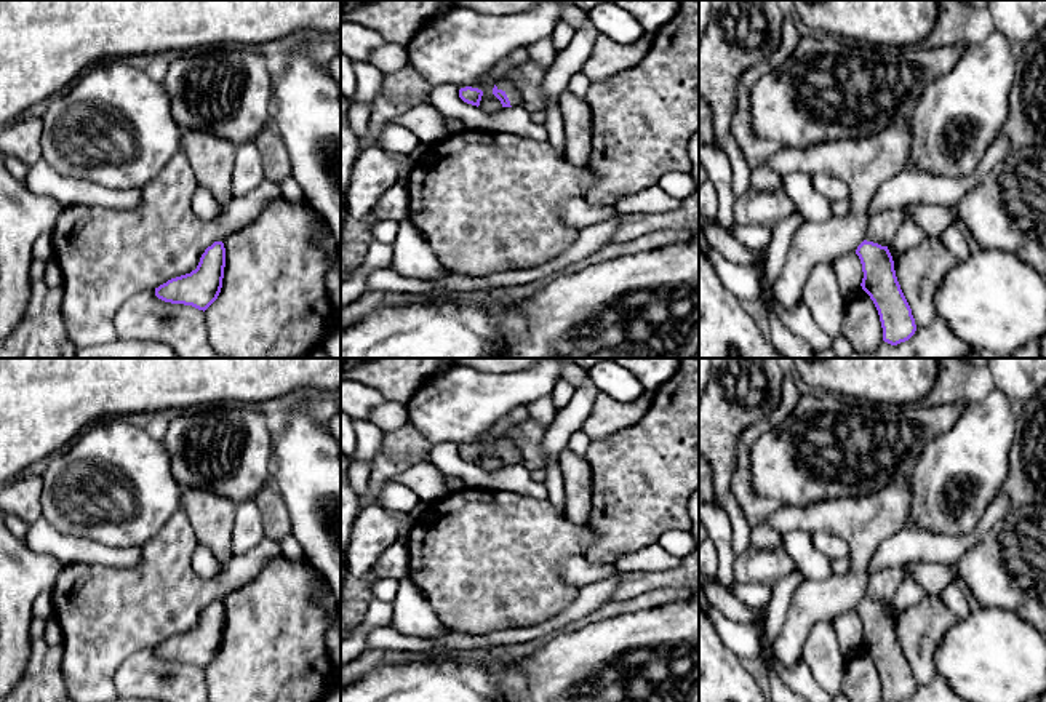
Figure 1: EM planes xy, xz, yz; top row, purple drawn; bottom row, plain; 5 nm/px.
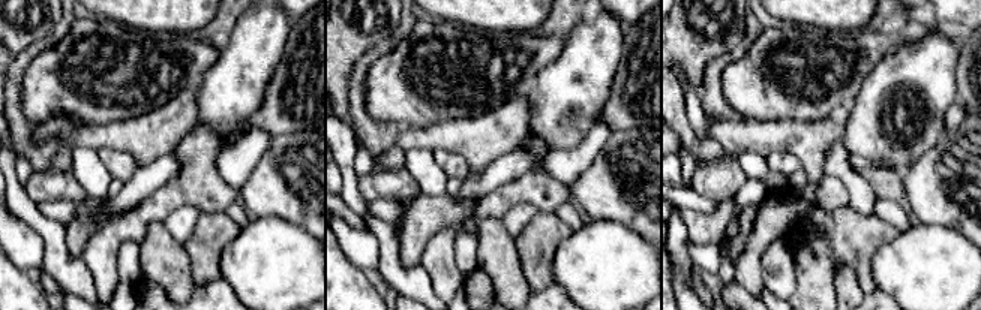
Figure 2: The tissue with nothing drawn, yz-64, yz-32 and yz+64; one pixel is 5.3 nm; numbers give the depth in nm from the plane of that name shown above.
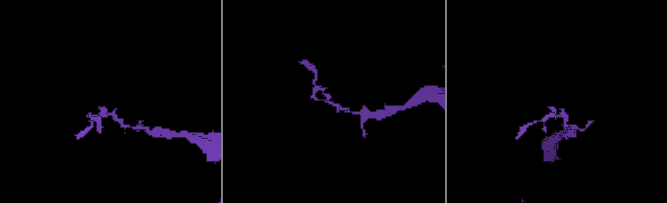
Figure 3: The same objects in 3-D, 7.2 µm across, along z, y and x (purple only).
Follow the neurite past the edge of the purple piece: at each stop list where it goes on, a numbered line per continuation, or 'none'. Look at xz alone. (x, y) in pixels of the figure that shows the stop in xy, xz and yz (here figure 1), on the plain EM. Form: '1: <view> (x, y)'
1: xz (506, 443)

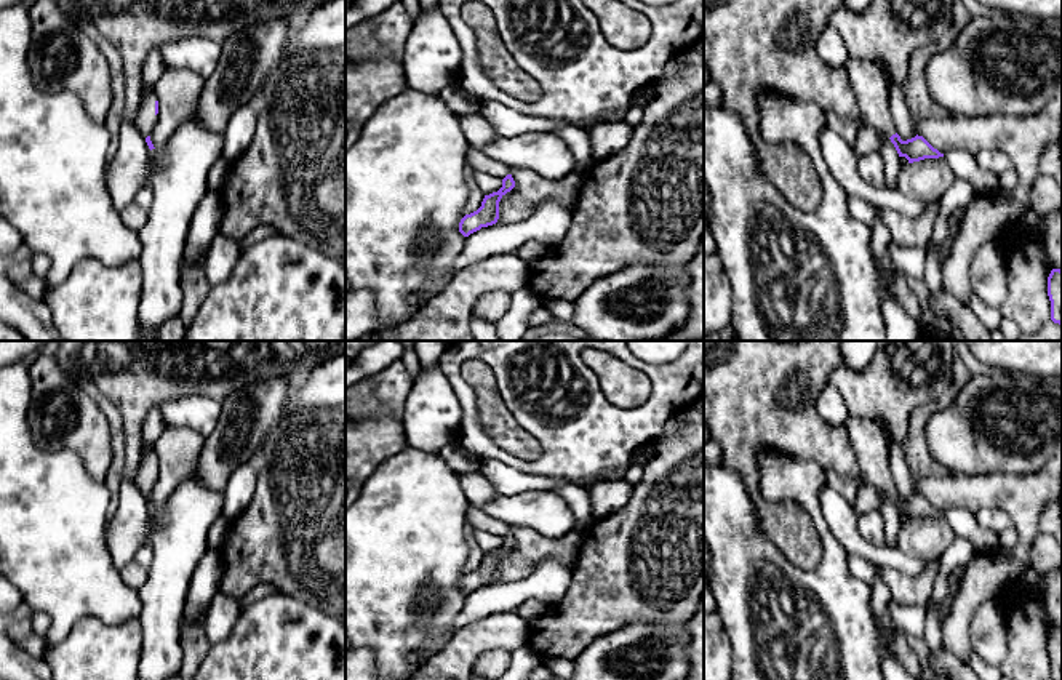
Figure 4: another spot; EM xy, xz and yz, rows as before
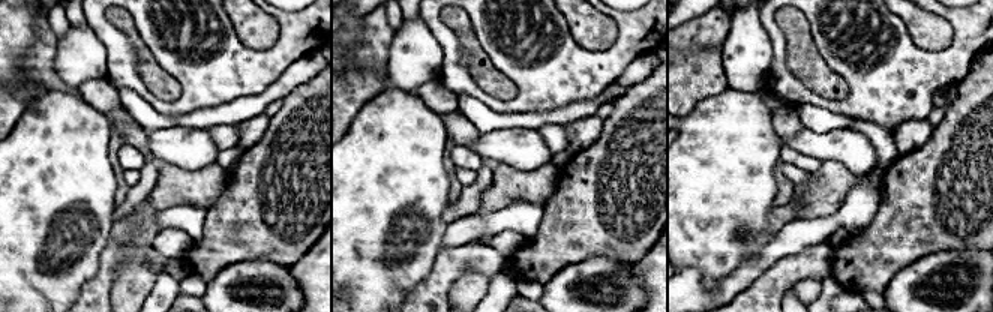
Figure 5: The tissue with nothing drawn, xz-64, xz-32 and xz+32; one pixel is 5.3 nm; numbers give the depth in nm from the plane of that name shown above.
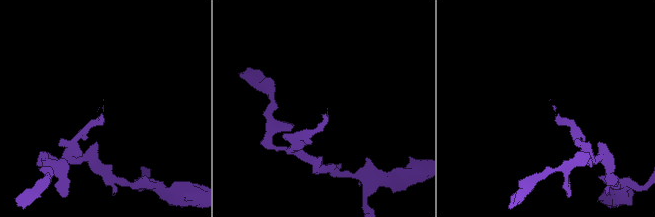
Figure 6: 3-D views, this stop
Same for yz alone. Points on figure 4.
1: yz (866, 439)

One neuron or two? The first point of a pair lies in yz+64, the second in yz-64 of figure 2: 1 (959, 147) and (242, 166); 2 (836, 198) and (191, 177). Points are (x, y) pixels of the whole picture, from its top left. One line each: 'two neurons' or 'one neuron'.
1: two neurons
2: one neuron

